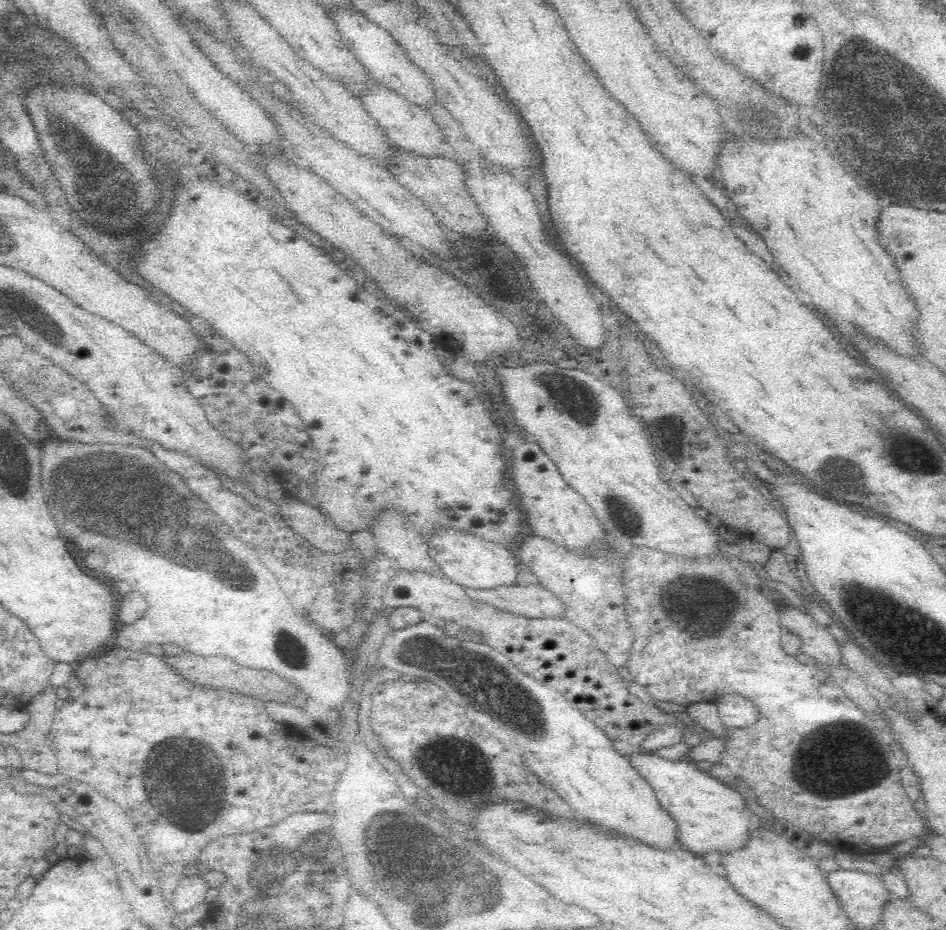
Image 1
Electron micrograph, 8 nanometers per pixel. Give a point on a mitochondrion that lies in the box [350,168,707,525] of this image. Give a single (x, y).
(579, 406)

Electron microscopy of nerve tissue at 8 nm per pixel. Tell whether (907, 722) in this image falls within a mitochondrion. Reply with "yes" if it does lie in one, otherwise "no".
no

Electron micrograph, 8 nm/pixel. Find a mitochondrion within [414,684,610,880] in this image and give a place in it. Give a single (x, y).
(461, 762)

